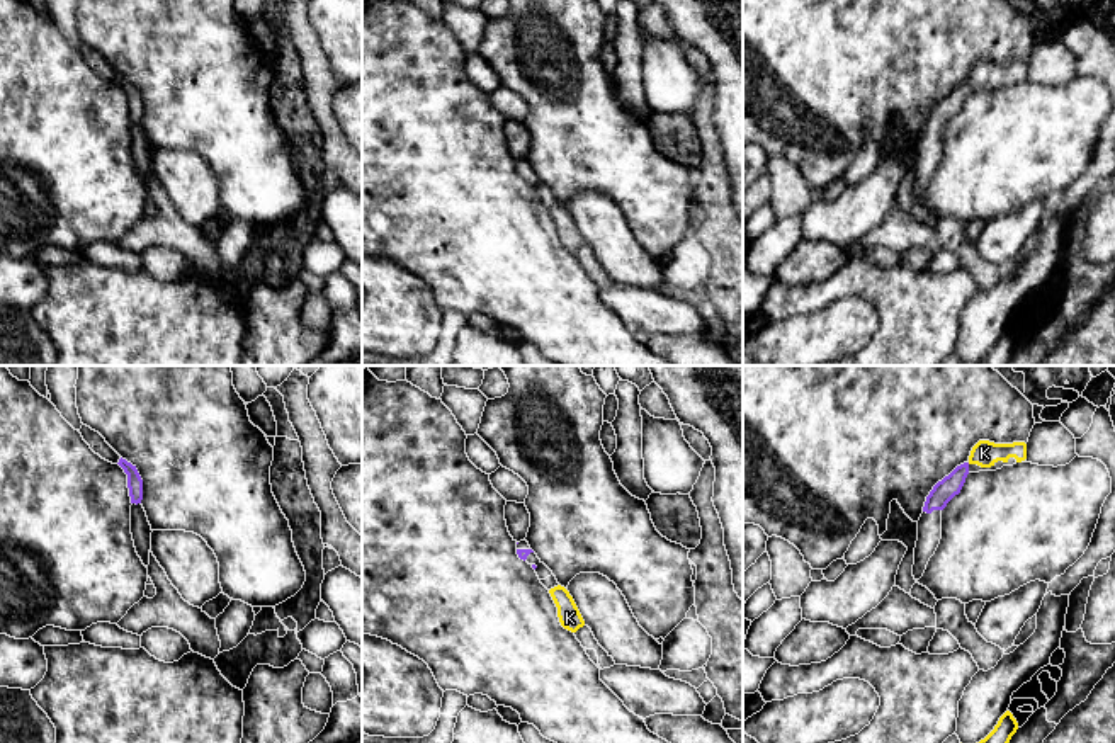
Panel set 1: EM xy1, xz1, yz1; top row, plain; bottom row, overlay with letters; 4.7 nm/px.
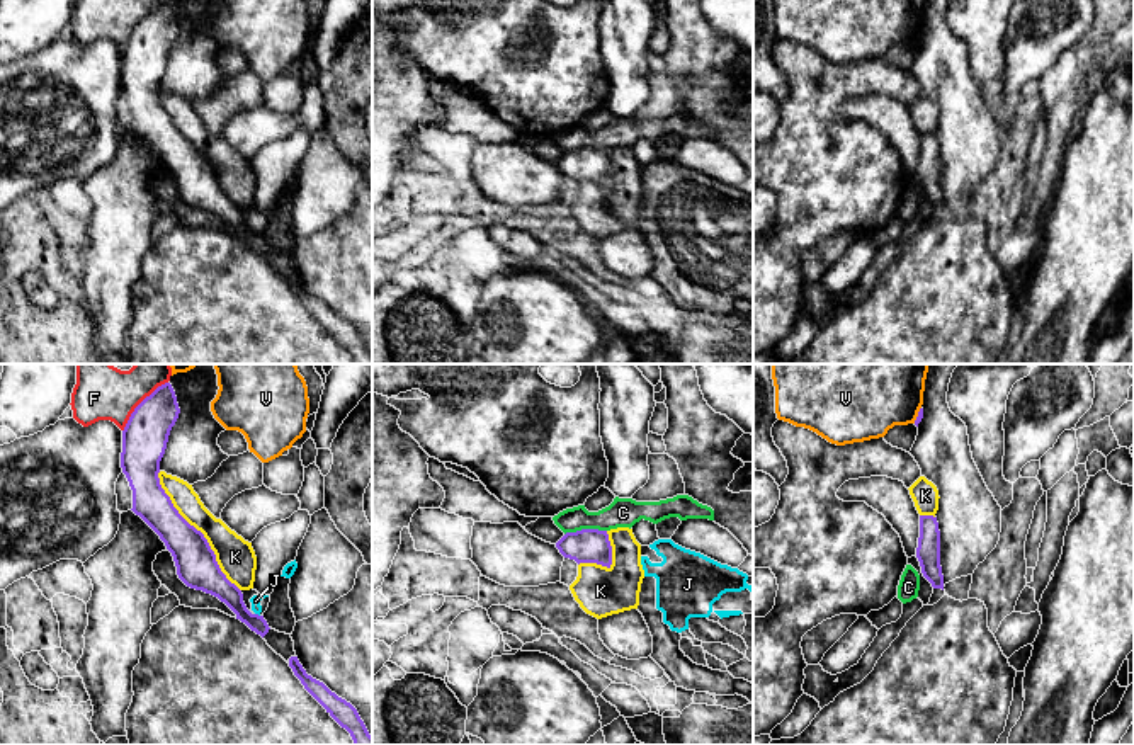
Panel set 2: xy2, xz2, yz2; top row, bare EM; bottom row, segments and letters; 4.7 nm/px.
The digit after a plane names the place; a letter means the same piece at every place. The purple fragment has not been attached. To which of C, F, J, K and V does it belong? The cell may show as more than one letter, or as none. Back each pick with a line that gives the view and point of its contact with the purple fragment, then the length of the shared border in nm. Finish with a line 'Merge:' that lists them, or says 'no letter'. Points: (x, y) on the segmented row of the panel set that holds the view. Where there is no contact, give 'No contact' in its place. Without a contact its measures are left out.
Merge: no letter

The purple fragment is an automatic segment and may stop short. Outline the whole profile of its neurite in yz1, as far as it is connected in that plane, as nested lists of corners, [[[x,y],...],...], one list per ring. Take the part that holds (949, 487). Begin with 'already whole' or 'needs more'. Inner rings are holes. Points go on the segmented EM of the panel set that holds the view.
needs more | [[[969,462],[957,466],[948,476],[938,481],[926,496],[923,513],[918,520],[918,541],[914,547],[913,576],[920,580],[930,558],[942,539],[942,510],[960,493],[969,474]]]

